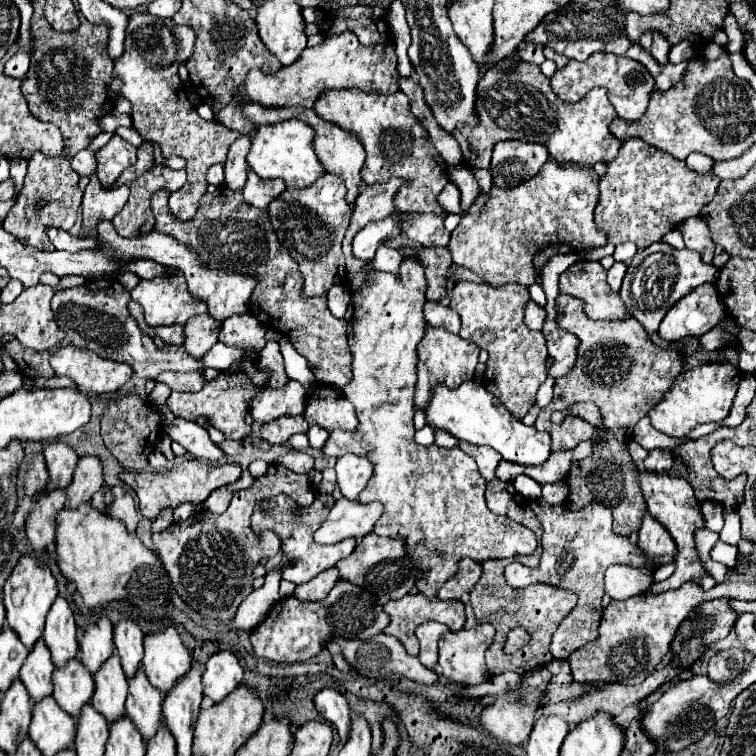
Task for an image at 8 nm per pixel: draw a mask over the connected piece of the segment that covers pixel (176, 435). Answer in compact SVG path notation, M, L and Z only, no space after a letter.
M176 419L170 429L166 431L174 441L178 441L188 453L192 453L196 459L202 461L220 461L226 457L226 453L210 439L208 431L200 427L194 421Z

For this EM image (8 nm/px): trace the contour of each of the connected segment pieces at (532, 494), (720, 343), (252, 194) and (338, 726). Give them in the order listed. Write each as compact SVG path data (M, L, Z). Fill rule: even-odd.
M518 475L516 479L514 479L514 487L526 497L526 499L536 499L536 497L540 497L540 483L536 483L534 479L530 479L528 475Z
M714 327L699 338L701 347L707 351L721 349L733 341L735 341L734 335L721 330L720 327Z
M248 171L248 181L242 189L244 193L244 201L252 207L258 207L262 211L268 209L268 205L284 191L284 181L282 179L272 179L272 181L264 181L260 177L256 177L254 171Z
M322 689L314 697L314 705L320 717L324 717L326 723L330 723L340 737L340 745L344 745L350 737L350 709L344 695L336 689Z

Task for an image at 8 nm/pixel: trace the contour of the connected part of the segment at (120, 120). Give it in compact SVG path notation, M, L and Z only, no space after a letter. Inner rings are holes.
M116 109L114 111L110 111L108 115L104 115L102 119L98 119L98 125L100 125L100 129L102 131L108 131L108 133L114 133L118 127L122 127L122 125L132 125L132 119L128 117L128 115L122 115L122 113L118 113Z

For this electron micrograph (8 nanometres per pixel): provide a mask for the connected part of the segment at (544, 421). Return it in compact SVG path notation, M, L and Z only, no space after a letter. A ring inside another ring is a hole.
M560 295L558 301L556 301L556 307L558 307L558 315L560 315L560 327L566 327L570 333L574 333L578 339L580 339L580 347L578 347L578 361L576 361L576 367L556 379L556 385L554 385L554 399L550 401L550 405L546 405L538 419L536 419L536 429L540 431L548 431L550 437L552 437L552 451L568 451L568 449L574 449L580 441L586 441L586 439L592 439L600 433L612 433L620 443L628 443L632 439L632 431L634 431L634 425L656 405L662 401L662 397L666 395L666 391L672 387L676 375L680 375L682 371L682 357L676 353L676 351L666 351L666 349L658 349L652 345L652 341L648 341L648 337L644 335L644 329L640 327L640 323L636 323L636 319L620 319L620 321L594 321L590 319L588 315L584 315L584 303L572 295ZM584 401L592 401L598 409L600 409L600 415L602 415L602 423L598 427L586 423L584 419L578 417L580 421L580 433L572 433L572 421L576 417L572 417L568 413L568 409L572 407L572 403L584 403ZM552 411L562 411L564 413L564 421L560 425L552 423L550 417L552 417Z

